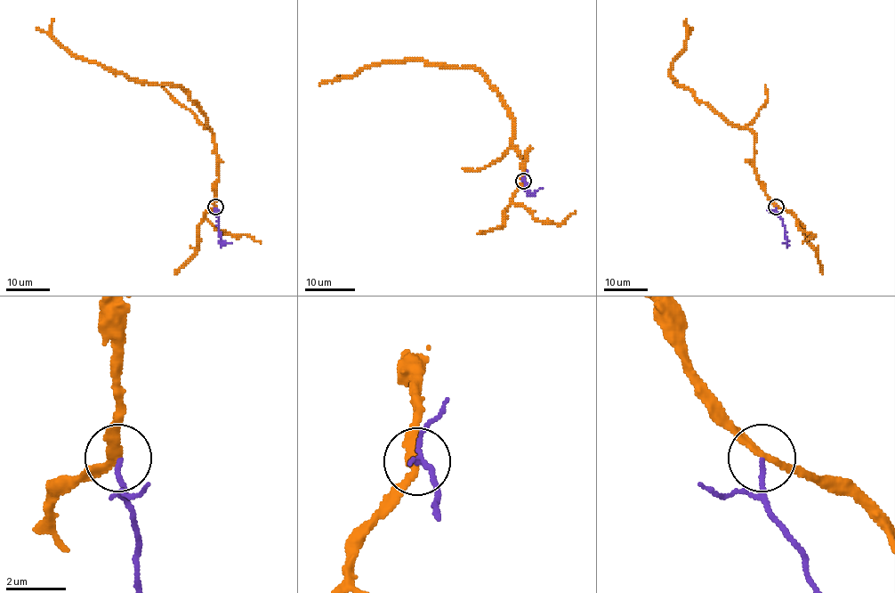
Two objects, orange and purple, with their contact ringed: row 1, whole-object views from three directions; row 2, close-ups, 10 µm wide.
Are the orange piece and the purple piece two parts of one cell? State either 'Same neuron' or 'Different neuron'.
Different neuron

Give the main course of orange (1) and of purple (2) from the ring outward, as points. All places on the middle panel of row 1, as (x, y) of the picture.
1: (523, 182), (523, 165), (528, 160), (512, 143), (511, 111), (500, 94), (471, 67), (391, 60), (318, 84)
2: (523, 182), (527, 191), (533, 192), (543, 188)

